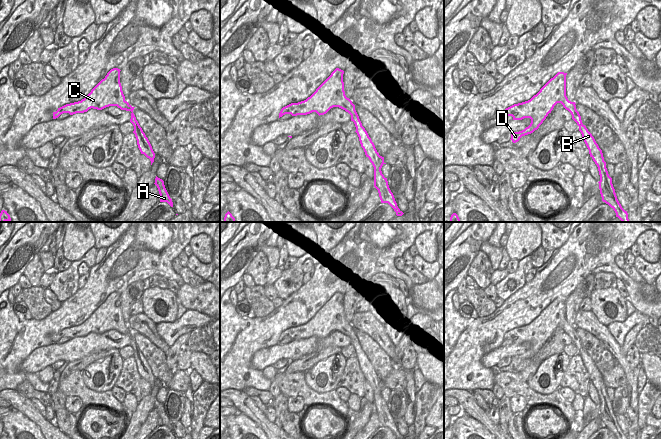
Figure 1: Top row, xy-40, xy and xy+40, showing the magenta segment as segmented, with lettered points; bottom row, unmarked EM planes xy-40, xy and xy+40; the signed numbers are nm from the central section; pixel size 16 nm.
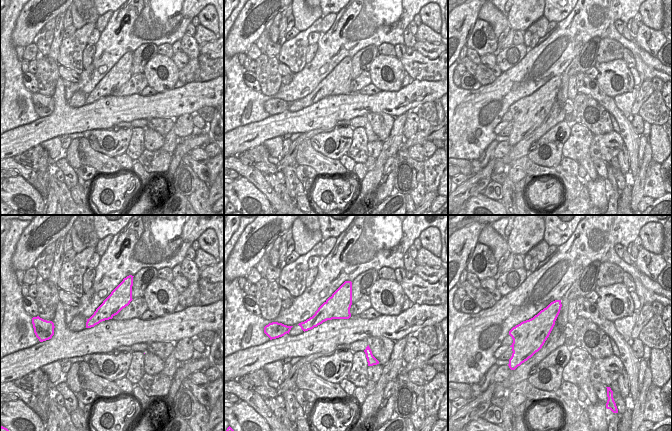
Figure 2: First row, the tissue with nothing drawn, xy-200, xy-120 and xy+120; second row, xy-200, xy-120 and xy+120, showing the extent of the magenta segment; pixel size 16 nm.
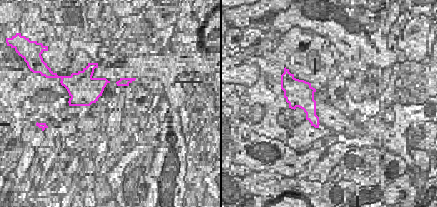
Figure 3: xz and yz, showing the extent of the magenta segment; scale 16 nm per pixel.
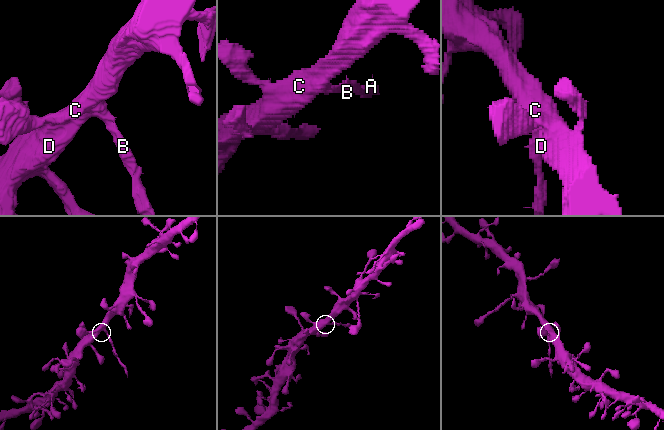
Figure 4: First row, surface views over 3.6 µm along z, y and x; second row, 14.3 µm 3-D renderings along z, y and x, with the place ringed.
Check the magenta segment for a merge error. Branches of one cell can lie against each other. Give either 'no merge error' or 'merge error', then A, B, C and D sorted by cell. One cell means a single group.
merge error; A B / C D

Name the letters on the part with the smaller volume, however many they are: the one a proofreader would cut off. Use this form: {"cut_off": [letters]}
{"cut_off": ["A", "B"]}

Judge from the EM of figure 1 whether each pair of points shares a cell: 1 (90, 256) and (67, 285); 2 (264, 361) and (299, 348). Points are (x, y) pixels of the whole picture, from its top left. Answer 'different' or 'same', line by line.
1: same
2: same

